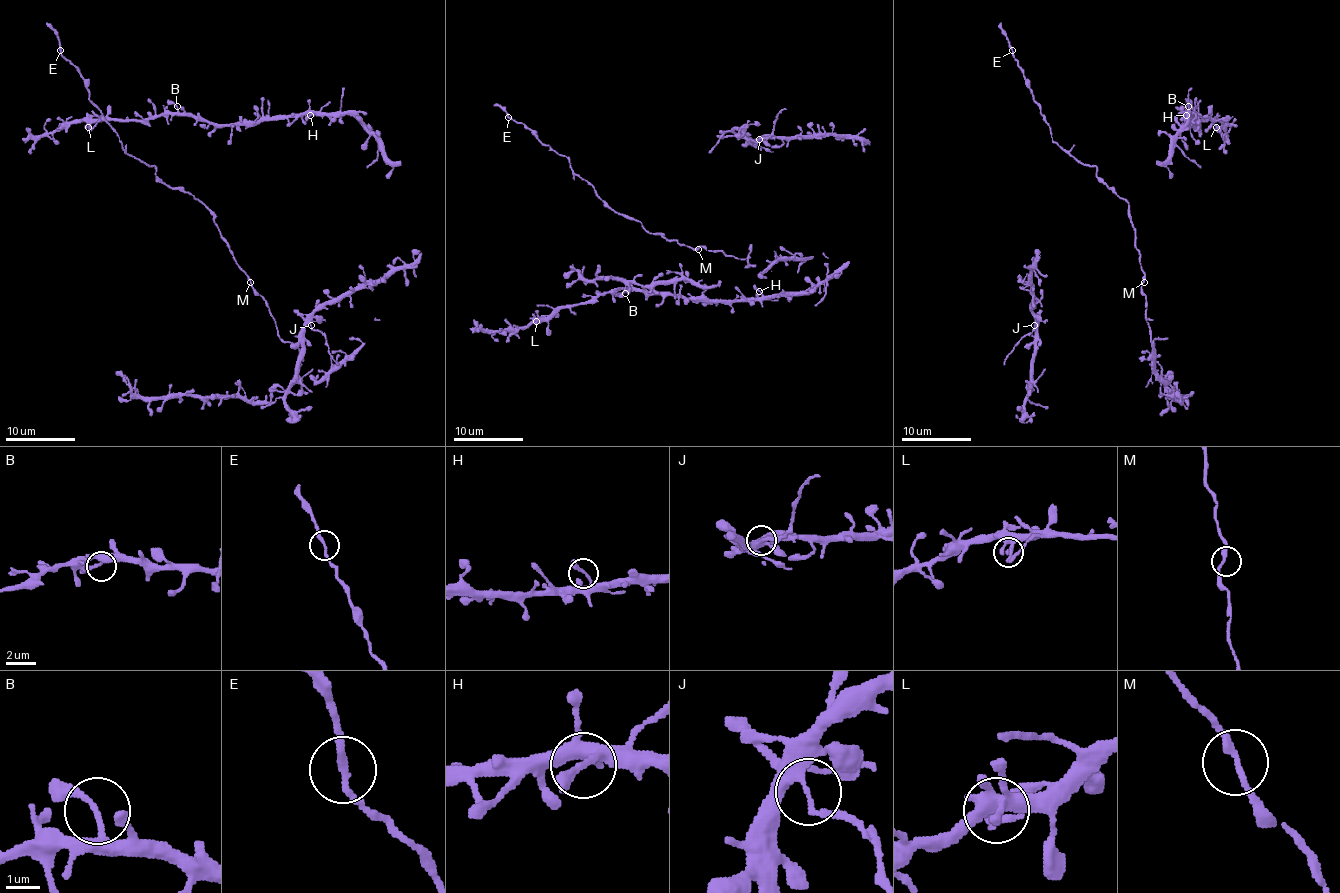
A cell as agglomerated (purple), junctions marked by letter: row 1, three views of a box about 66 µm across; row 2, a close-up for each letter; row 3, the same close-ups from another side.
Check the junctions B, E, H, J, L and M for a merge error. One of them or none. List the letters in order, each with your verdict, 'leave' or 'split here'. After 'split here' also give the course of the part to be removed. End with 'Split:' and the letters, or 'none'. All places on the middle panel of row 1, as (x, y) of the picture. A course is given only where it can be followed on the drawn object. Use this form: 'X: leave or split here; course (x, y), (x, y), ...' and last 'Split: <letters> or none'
B: leave
E: leave
H: leave
J: split here; course (759, 138), (771, 135), (776, 116), (786, 109)
L: leave
M: leave
Split: J

